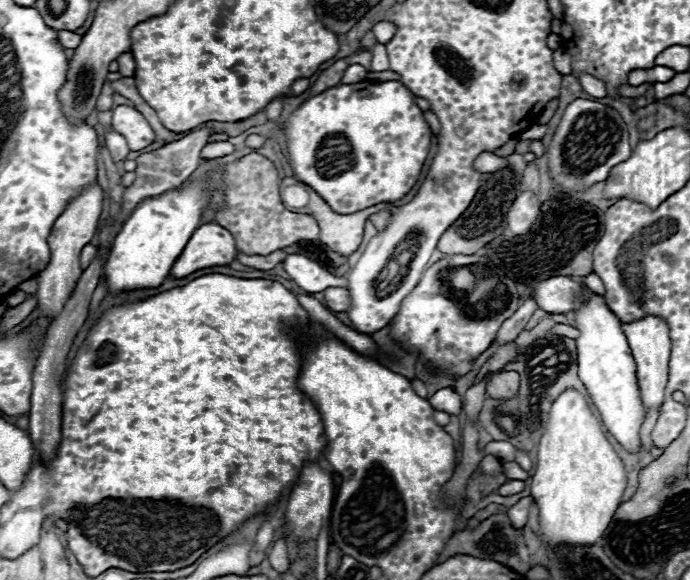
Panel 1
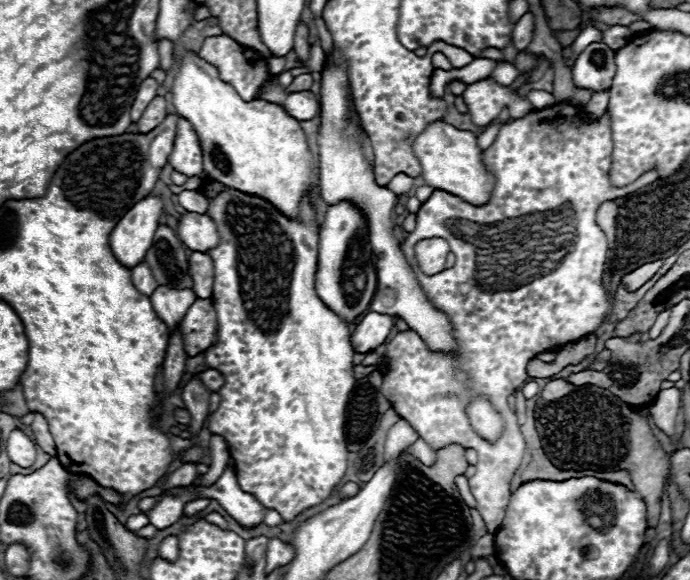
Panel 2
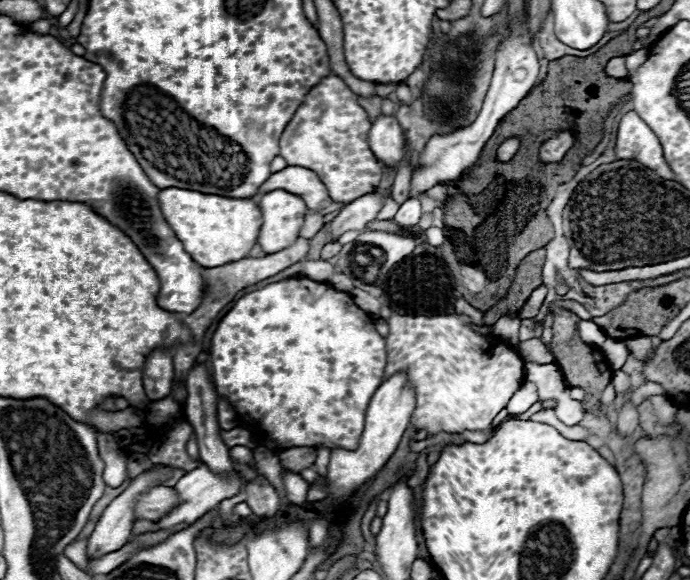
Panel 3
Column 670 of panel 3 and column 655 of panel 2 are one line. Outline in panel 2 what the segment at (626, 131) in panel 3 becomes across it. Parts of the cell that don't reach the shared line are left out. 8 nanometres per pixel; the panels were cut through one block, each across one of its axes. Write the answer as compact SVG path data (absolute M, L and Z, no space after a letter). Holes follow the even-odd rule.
M554 104L554 106L550 106L550 108L536 110L536 112L528 114L526 118L518 118L518 120L512 120L512 122L504 124L504 126L500 128L500 132L498 132L494 144L492 144L488 150L484 150L482 162L484 162L486 170L492 172L494 178L496 178L494 188L492 188L492 194L490 194L490 200L488 200L486 204L482 204L482 206L472 206L472 204L468 204L466 200L462 200L460 196L452 196L452 194L448 194L448 192L444 192L444 190L434 190L434 192L430 194L430 198L428 198L428 200L420 206L420 210L416 212L416 228L414 228L414 232L410 232L408 238L400 244L400 250L404 252L404 256L406 256L408 264L412 266L412 270L414 270L414 244L416 244L418 240L422 240L422 238L444 238L444 240L450 244L450 250L452 250L452 254L456 256L456 264L454 264L452 268L448 268L448 270L442 270L442 272L434 274L434 276L426 276L426 274L422 274L422 272L416 272L416 278L418 278L418 282L420 282L424 294L430 298L430 302L432 302L440 312L444 312L444 314L450 318L450 324L452 324L452 328L454 328L454 338L458 340L460 356L456 358L456 356L450 356L450 354L440 354L440 352L424 350L424 348L426 348L426 346L424 346L424 340L422 340L414 330L398 332L398 334L386 344L386 350L384 350L386 366L382 368L384 372L382 372L382 386L380 386L380 392L390 400L392 408L396 410L396 414L398 414L400 418L404 418L404 420L418 432L418 436L426 440L426 444L428 444L432 450L438 450L440 446L446 446L448 442L456 442L456 444L462 444L464 448L474 448L474 450L478 452L476 474L470 478L470 490L472 490L472 494L474 494L474 498L476 498L476 502L478 502L478 512L482 514L482 518L484 518L484 522L486 522L486 526L488 526L488 532L494 534L494 532L498 530L498 526L500 526L504 514L506 514L506 508L508 508L508 502L510 502L510 494L512 494L512 492L510 492L510 482L512 482L516 470L520 468L520 462L522 462L524 450L526 450L526 444L524 444L522 434L520 434L518 424L516 424L516 414L514 414L514 412L510 410L510 406L508 406L508 398L526 382L526 378L528 378L528 374L526 374L526 364L528 364L530 358L534 358L534 356L536 356L538 352L542 352L542 350L558 350L558 348L562 348L562 346L568 344L568 342L576 342L576 340L580 340L584 334L598 330L598 326L606 320L606 316L608 316L610 310L612 310L612 302L608 300L608 292L602 288L602 272L604 272L604 262L606 262L606 252L608 252L608 240L606 240L606 234L596 226L596 212L598 212L598 208L600 208L602 202L614 200L614 198L622 198L622 196L626 196L626 194L630 194L630 192L634 192L634 190L638 190L638 188L644 188L644 186L652 184L652 182L658 178L658 174L656 174L656 170L650 170L648 174L642 174L634 184L628 184L628 186L624 186L624 188L612 188L610 176L608 176L610 164L612 164L610 116L608 116L608 112L606 112L600 120L586 120L586 118L582 116L582 110L580 110L580 108L574 108L574 106L570 106L570 104ZM534 212L536 212L536 214L546 214L546 212L548 212L548 214L552 216L552 222L558 220L558 222L556 222L558 226L556 226L556 228L550 228L550 230L548 230L548 228L546 228L546 230L542 228L542 232L540 232L540 228L528 230L528 234L520 232L518 236L520 236L522 240L512 240L512 242L510 242L510 238L512 238L510 226L498 226L498 222L514 220L514 218L520 218L520 216L526 216L526 214L534 214ZM470 396L486 396L486 398L492 402L492 406L502 414L502 418L504 418L504 422L506 422L506 428L504 428L502 436L500 436L494 444L488 442L488 440L484 440L482 436L478 436L478 434L474 432L474 428L470 426L470 420L468 420L468 414L466 414L466 402L470 400Z

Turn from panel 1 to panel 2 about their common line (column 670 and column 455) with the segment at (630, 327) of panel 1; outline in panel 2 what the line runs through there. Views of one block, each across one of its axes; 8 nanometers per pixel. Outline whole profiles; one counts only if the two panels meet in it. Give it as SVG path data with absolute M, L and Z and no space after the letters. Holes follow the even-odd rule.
M334 50L334 60L336 66L332 66L328 62L324 76L322 76L322 88L320 88L320 116L322 116L322 124L320 124L320 136L318 136L318 144L320 144L320 188L322 188L322 198L332 204L338 202L340 198L352 198L360 208L364 208L364 212L368 214L368 224L370 224L370 242L372 242L372 250L376 254L376 274L378 274L378 286L376 286L376 294L370 302L372 312L378 314L396 314L400 318L404 318L408 322L408 326L412 330L416 330L426 344L430 346L430 350L454 350L456 342L452 338L452 328L448 318L438 312L430 300L424 296L424 292L420 290L412 268L408 266L404 254L400 252L400 244L392 234L392 208L394 208L394 192L388 190L386 186L378 186L364 156L362 156L362 148L358 142L358 132L356 128L350 124L348 120L348 100L346 100L346 64L342 60L342 56Z

